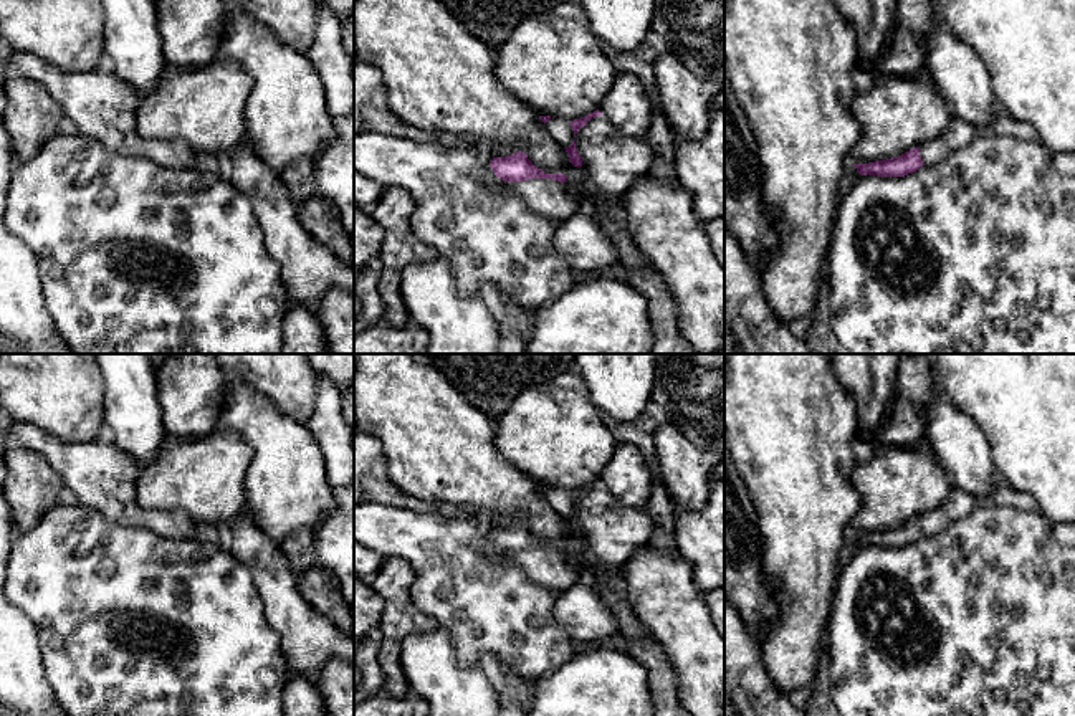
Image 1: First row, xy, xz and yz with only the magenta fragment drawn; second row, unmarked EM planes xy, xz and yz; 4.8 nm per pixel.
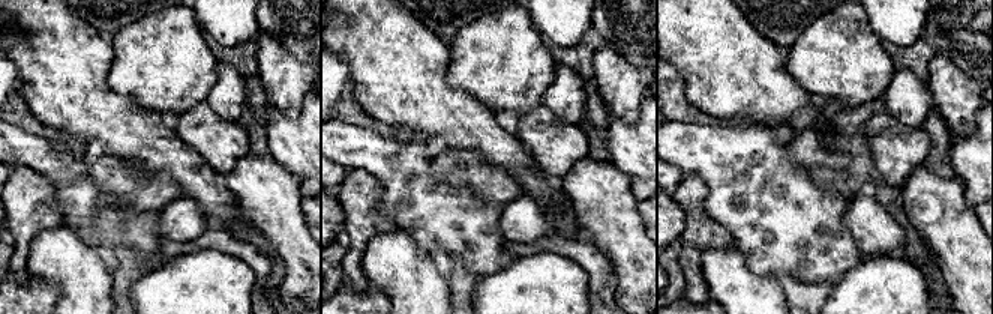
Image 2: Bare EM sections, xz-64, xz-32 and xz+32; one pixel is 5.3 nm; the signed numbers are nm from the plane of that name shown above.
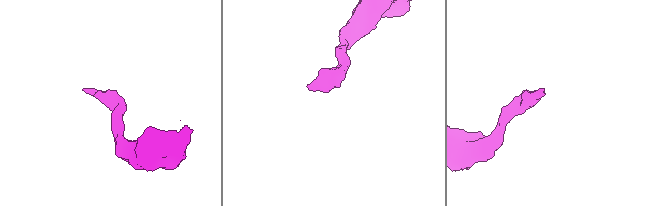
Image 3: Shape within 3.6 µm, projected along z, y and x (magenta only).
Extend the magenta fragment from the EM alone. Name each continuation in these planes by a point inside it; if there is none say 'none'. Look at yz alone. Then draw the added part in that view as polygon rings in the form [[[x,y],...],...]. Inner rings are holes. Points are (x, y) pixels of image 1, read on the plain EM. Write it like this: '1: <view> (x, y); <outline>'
1: yz (958, 503); [[[953,486],[944,503],[934,509],[920,516],[920,526],[923,534],[934,536],[944,531],[954,521],[968,516],[981,501]]]

